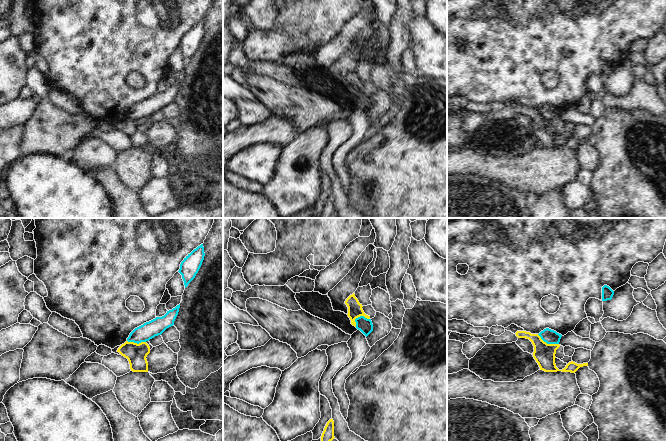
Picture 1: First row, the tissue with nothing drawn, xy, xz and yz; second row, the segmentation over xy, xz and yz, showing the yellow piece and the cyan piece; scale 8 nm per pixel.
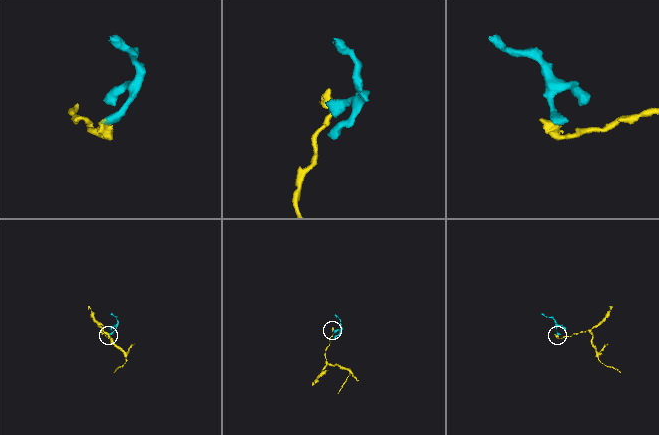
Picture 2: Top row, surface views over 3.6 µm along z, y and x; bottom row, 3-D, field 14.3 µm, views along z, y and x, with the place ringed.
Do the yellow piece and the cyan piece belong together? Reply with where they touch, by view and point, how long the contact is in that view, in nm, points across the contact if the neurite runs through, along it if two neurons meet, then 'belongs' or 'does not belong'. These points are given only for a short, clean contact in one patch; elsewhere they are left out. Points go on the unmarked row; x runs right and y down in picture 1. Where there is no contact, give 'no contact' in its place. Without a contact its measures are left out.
meets yellow in xz at (358, 92); contact 140 nm long; border along xz (369, 94), (358, 92), (355, 95), (355, 102); does not belong

